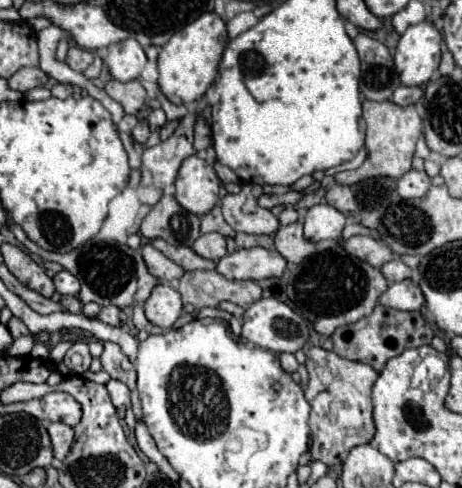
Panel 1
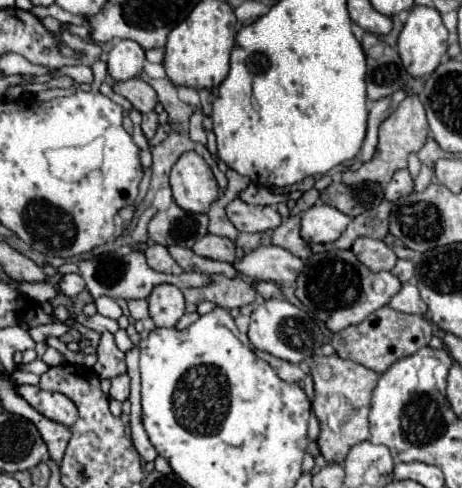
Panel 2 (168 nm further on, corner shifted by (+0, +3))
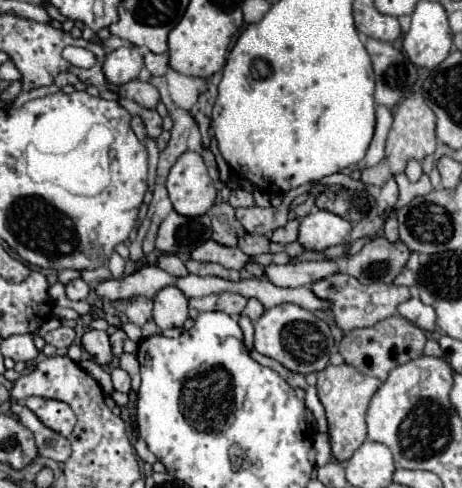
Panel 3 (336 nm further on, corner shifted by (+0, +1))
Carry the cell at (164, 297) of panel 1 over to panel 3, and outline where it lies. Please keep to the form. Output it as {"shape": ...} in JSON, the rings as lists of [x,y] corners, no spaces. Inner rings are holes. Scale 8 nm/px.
{"shape":[[[165,286],[163,290],[159,290],[157,296],[153,298],[153,302],[155,302],[153,320],[161,330],[179,328],[189,318],[187,298],[175,286]]]}

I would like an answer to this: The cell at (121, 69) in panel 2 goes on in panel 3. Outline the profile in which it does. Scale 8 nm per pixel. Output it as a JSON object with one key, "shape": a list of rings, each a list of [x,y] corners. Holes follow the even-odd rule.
{"shape":[[[121,46],[113,50],[103,62],[103,72],[107,80],[115,86],[135,80],[141,68],[143,68],[143,54],[135,46]]]}

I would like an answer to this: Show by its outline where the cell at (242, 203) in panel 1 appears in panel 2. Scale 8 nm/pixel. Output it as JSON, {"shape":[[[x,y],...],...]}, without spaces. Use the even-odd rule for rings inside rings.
{"shape":[[[235,198],[227,206],[227,216],[239,232],[267,232],[281,224],[281,216],[271,206],[251,206]]]}

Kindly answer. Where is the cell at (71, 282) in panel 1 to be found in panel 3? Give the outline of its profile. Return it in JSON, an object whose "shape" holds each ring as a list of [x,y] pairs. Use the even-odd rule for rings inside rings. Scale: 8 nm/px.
{"shape":[[[81,278],[65,284],[65,288],[67,288],[67,296],[69,296],[71,300],[83,300],[83,298],[87,298],[87,294],[89,294],[89,286],[87,286]]]}

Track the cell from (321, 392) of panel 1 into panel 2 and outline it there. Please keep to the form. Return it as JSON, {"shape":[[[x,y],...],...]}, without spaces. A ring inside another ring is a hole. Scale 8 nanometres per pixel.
{"shape":[[[327,356],[327,358],[319,358],[313,364],[311,376],[315,380],[313,410],[321,424],[321,434],[317,440],[319,450],[327,462],[343,464],[347,452],[355,444],[369,440],[369,420],[367,420],[369,400],[371,400],[373,388],[377,386],[379,374],[353,360],[343,360],[339,356]]]}

